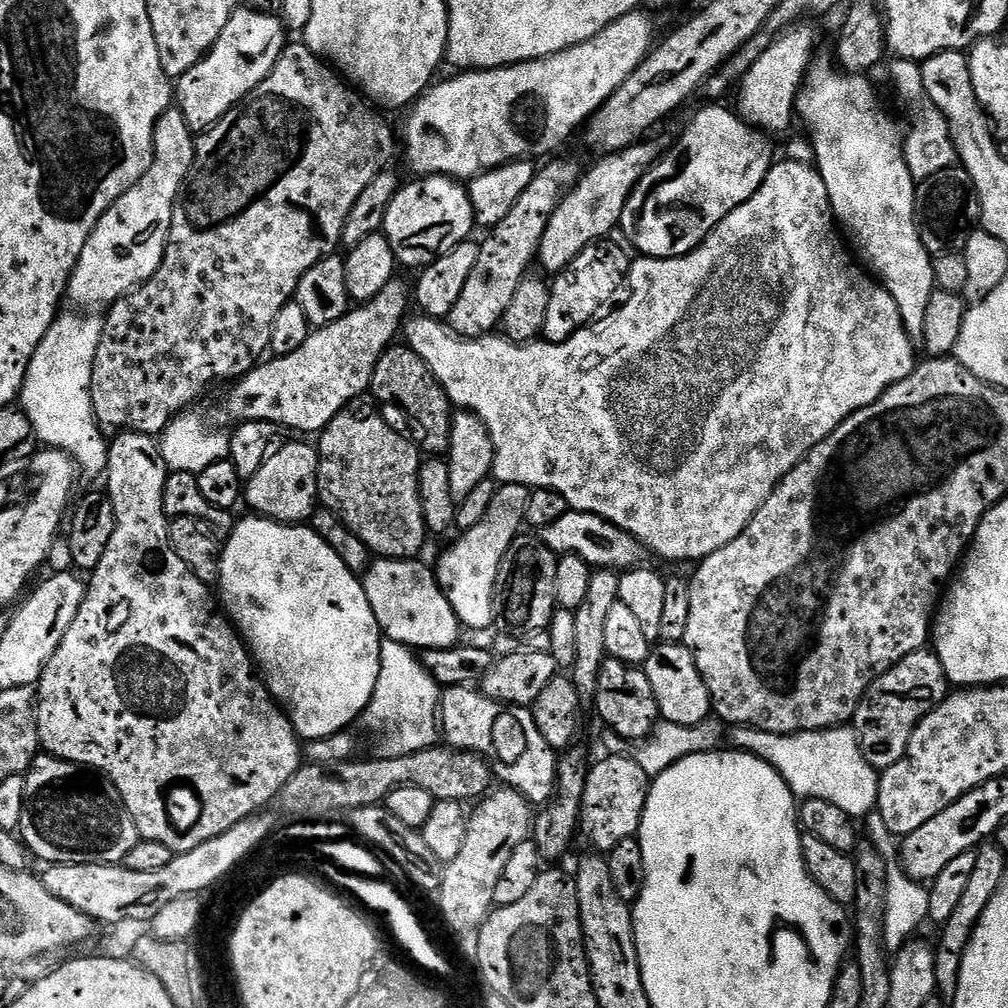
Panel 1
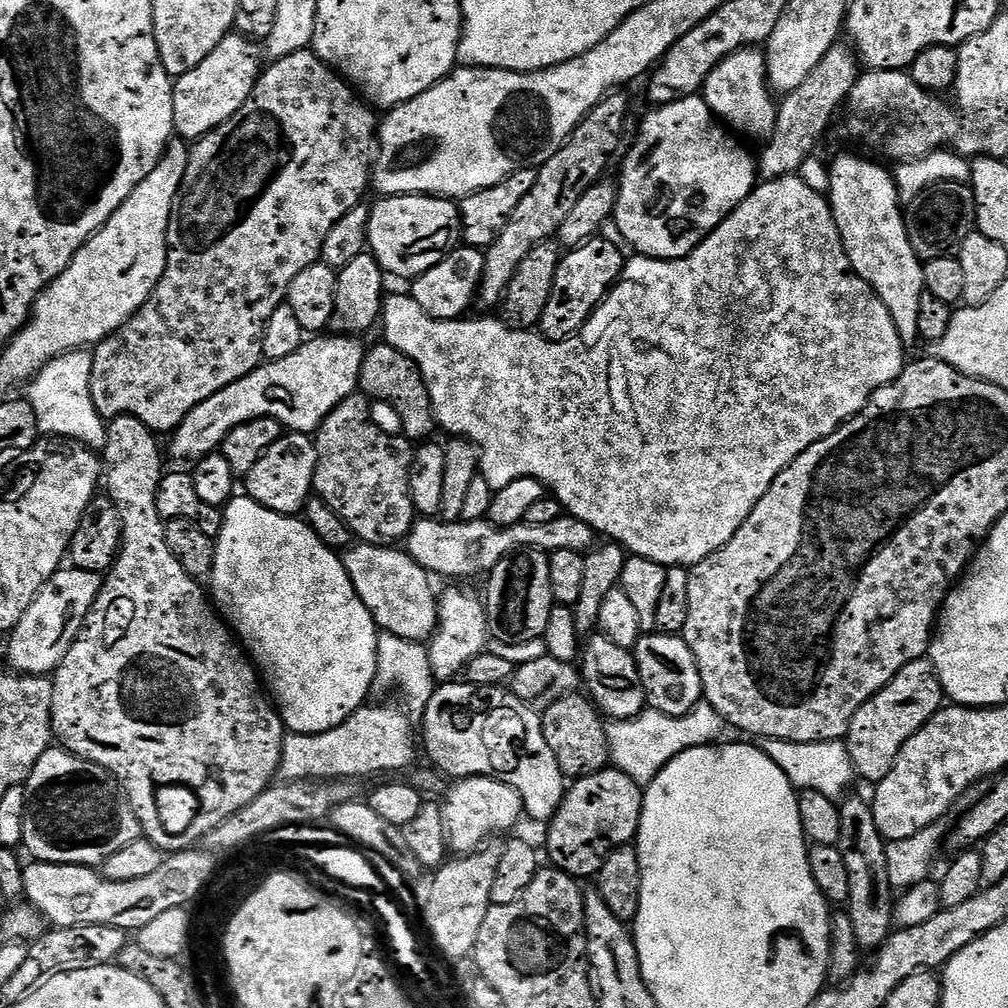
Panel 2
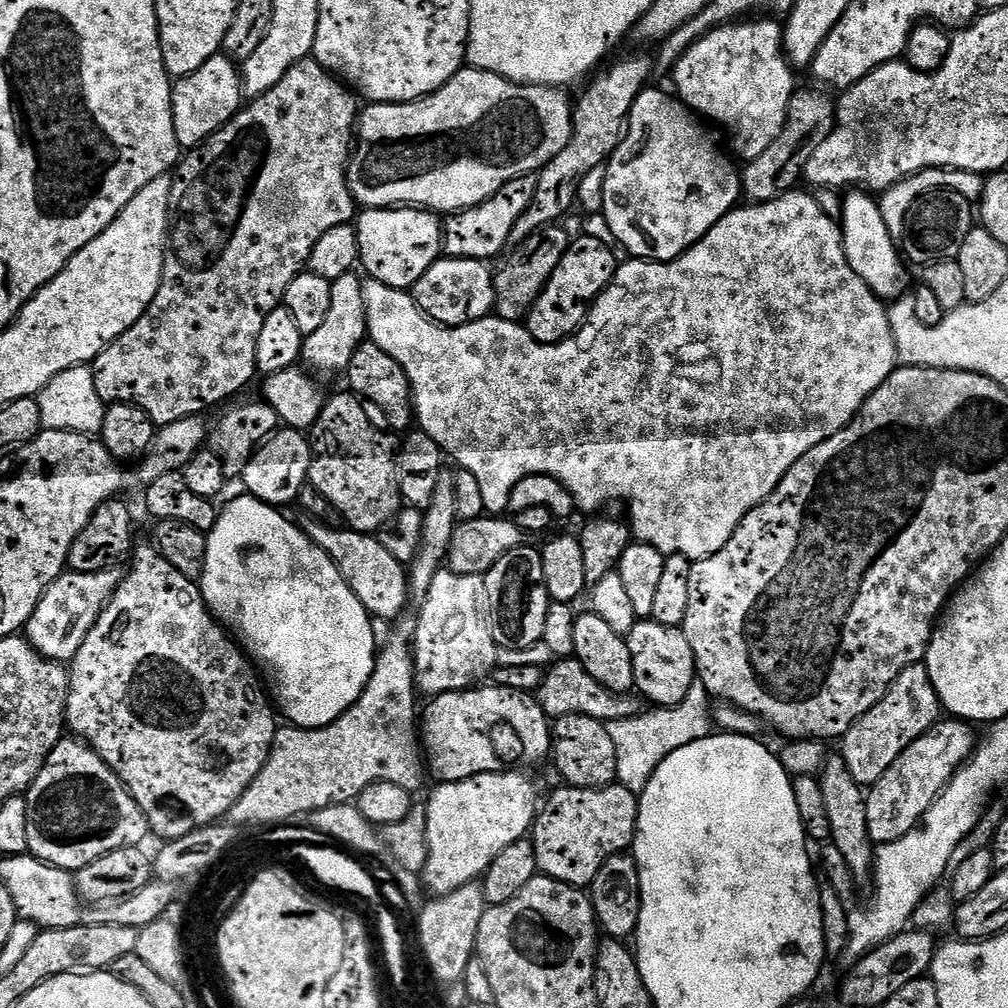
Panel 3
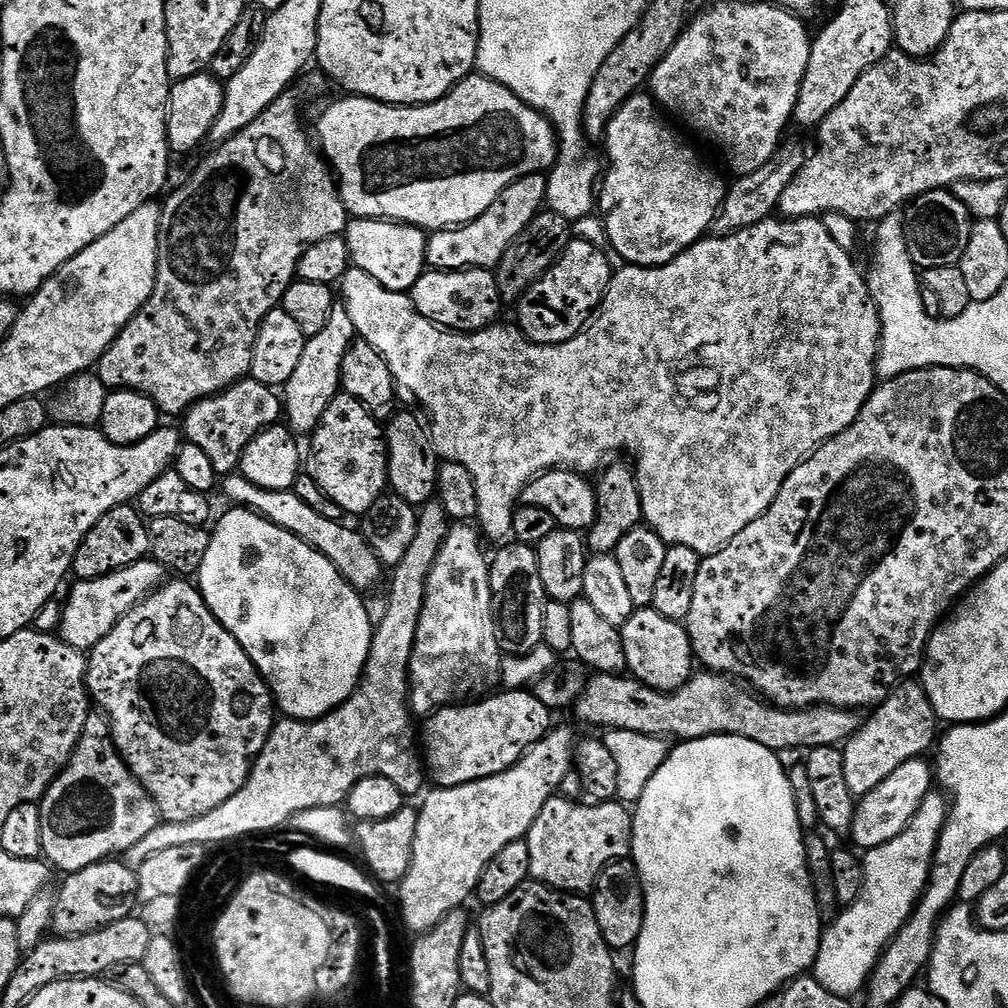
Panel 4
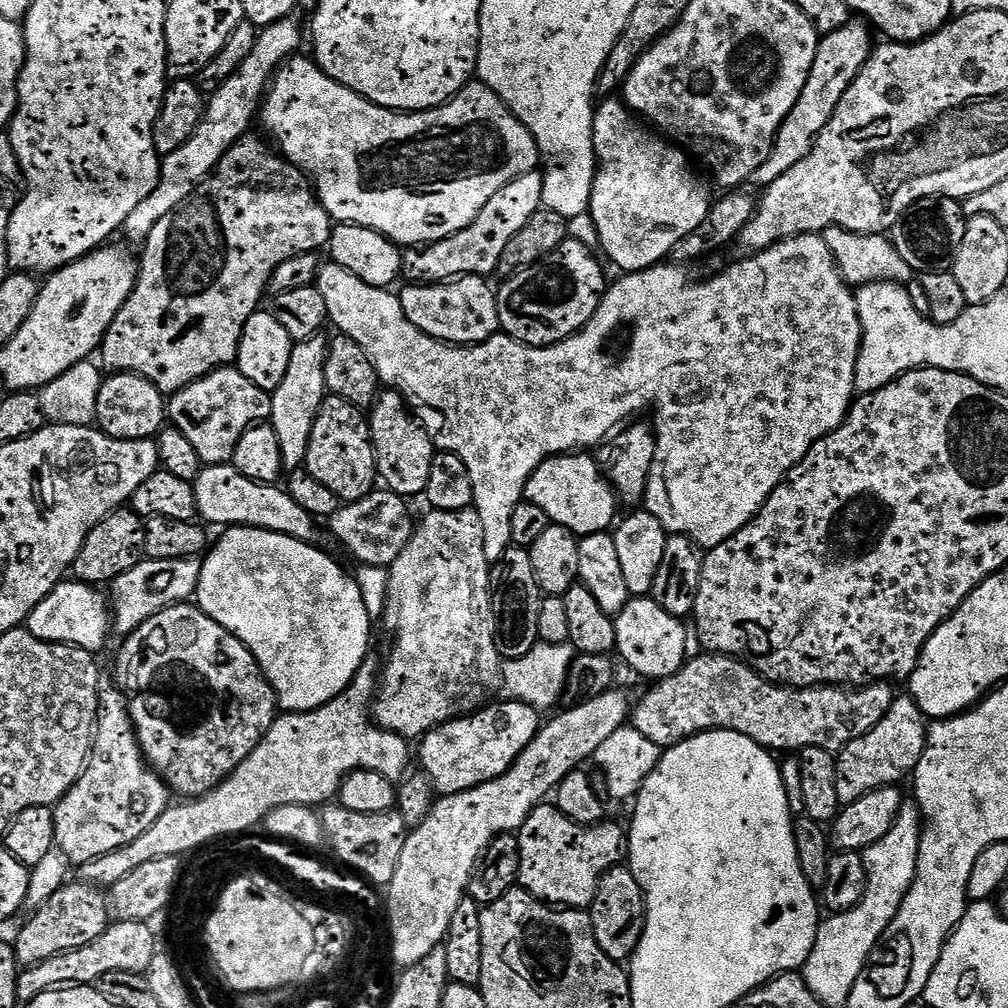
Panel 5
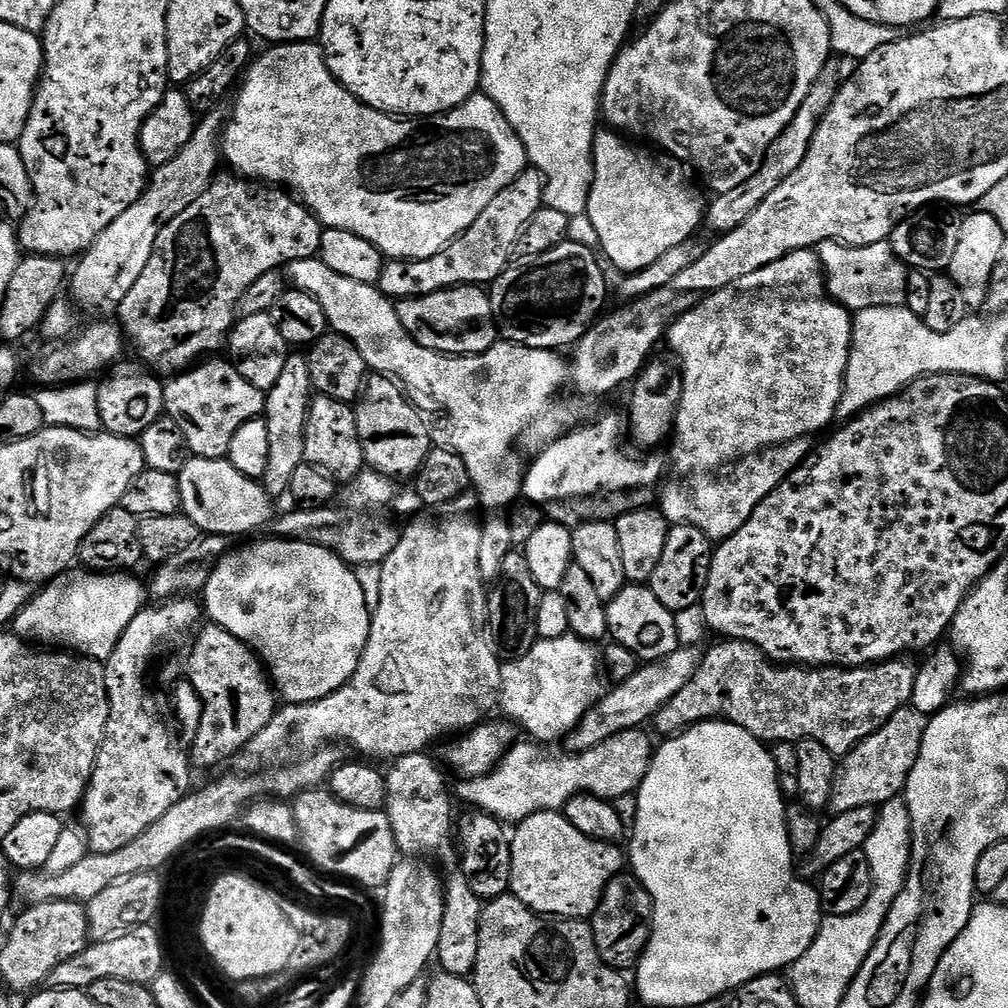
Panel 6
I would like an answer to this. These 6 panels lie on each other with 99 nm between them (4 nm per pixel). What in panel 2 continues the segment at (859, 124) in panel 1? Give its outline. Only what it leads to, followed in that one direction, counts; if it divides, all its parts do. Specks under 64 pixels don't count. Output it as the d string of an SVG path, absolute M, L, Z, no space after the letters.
M840 156L836 161L831 161L832 188L828 191L827 199L832 205L834 222L844 239L844 249L852 263L852 271L857 272L876 291L878 298L882 298L886 310L890 310L890 318L894 318L900 341L904 343L905 349L912 350L920 340L918 312L922 306L922 297L926 295L924 265L908 237L906 212L902 207L895 175L891 171L887 172L883 163L872 160L864 156Z

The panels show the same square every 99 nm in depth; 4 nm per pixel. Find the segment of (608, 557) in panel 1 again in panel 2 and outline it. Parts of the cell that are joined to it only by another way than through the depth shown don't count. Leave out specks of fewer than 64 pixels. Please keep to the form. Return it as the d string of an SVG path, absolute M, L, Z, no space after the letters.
M562 515L554 522L549 522L547 526L530 526L526 523L513 524L511 528L502 528L485 518L482 520L460 520L459 522L445 522L440 518L420 518L412 525L408 531L406 541L406 551L408 555L418 562L433 577L439 576L480 576L491 574L494 566L502 562L504 556L509 556L522 548L539 548L541 552L553 553L558 550L574 550L575 552L587 553L594 544L594 533L586 522L570 515Z

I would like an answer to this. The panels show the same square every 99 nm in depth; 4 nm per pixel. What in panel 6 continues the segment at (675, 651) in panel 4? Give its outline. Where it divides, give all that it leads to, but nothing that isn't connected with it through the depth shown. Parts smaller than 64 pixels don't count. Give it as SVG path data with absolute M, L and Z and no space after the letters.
M625 586L614 599L607 601L606 607L608 609L608 631L611 639L615 643L626 646L626 650L635 654L637 661L661 660L666 658L666 654L681 647L680 632L676 629L677 617L669 608L662 606L662 602L658 602L658 598L654 598L651 587Z

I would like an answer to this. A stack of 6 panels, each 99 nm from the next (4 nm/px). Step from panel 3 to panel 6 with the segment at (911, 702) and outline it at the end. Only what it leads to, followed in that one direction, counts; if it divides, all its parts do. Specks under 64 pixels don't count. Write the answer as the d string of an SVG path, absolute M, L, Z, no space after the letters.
M899 708L879 730L870 734L857 748L843 757L836 766L827 811L832 816L837 816L846 814L846 810L876 808L901 795L920 753L925 723L926 717L915 708Z

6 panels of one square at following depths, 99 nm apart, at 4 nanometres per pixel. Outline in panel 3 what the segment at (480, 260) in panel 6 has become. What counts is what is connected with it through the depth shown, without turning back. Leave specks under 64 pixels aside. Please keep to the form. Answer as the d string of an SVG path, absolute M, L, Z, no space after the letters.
M536 174L519 176L506 182L506 186L502 186L502 190L498 190L490 198L486 198L486 202L449 215L442 224L444 230L443 251L454 258L492 262L492 259L500 251L503 253L509 247L514 226L518 222L518 218L522 218L522 214L526 214L530 202L534 202L539 181L540 177Z

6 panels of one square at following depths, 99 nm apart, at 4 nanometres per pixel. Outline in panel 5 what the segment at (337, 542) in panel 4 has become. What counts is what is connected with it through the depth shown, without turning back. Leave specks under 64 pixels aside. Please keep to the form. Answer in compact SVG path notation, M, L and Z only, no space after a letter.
M214 464L201 467L200 476L194 482L196 489L196 504L198 516L205 525L224 524L223 526L235 526L238 528L265 528L278 534L293 536L296 540L305 540L308 544L316 544L319 541L320 532L316 529L317 521L283 487L276 484L259 484L250 478L246 478L232 464Z

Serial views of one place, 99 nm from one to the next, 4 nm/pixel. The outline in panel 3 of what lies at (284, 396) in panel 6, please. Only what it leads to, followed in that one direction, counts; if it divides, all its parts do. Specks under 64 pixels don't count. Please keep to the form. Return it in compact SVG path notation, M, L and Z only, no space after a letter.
M353 271L350 274L342 274L342 278L332 281L332 289L330 290L330 311L328 311L326 322L322 322L322 327L318 330L314 330L314 334L304 337L302 360L303 363L306 362L309 364L307 367L311 369L313 373L343 373L345 369L347 369L350 358L354 358L354 350L358 350L358 346L365 343L366 337L368 336L366 298L364 297L365 281L363 279L359 280L358 276L359 275Z

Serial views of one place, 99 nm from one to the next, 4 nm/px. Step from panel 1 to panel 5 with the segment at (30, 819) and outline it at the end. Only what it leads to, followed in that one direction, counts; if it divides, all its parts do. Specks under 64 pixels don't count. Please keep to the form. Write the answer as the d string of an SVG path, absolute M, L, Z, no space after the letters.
M105 687L100 694L100 717L96 720L96 734L92 737L92 755L88 758L88 766L78 778L78 782L74 782L74 786L69 792L60 799L59 804L55 805L56 813L56 847L64 852L68 860L76 866L81 864L89 864L91 860L102 858L106 854L110 854L114 850L118 850L122 846L126 846L130 842L134 842L134 838L138 838L138 834L146 834L146 830L150 830L150 826L154 826L154 822L158 822L158 818L162 818L162 814L170 807L170 789L164 783L164 779L152 769L147 760L144 759L144 753L140 751L140 743L136 737L136 728L132 724L132 715L128 712L128 701L119 687Z

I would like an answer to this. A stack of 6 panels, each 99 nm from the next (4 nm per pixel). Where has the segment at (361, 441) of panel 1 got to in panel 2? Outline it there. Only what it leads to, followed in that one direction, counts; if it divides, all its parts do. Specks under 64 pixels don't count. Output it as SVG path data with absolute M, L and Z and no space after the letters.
M363 395L348 396L324 419L315 433L314 492L344 519L357 541L390 548L407 541L408 531L418 519L410 498L414 444L403 434L391 436L378 425L371 424L364 403Z

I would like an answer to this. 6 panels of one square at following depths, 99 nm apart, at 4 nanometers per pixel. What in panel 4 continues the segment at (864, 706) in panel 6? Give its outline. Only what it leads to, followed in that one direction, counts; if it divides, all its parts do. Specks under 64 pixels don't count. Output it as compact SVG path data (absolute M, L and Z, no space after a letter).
M707 670L697 671L674 692L659 692L624 674L598 672L589 675L587 686L576 699L575 712L582 723L593 724L599 730L677 736L675 739L680 742L707 736L741 736L777 754L785 754L791 748L835 748L847 742L862 723L861 713L851 708L777 708L741 681Z

